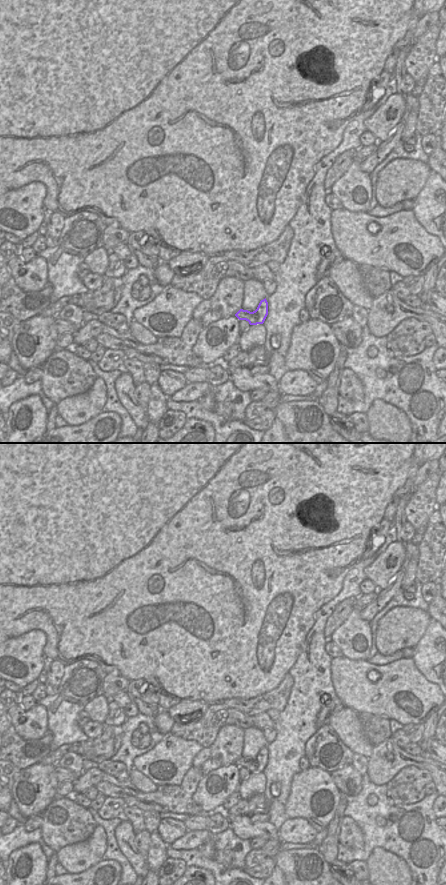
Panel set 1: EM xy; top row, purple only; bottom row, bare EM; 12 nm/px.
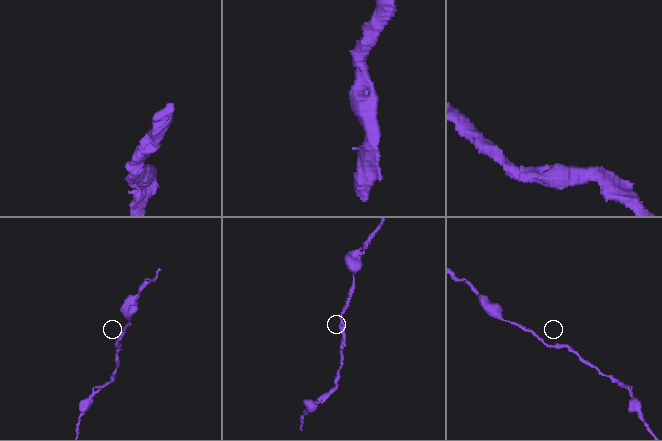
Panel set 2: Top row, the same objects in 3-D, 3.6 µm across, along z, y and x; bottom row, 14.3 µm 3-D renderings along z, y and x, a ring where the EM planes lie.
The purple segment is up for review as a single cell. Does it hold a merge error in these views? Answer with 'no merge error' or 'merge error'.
no merge error

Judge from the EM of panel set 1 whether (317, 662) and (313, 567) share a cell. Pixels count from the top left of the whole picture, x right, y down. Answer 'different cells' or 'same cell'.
different cells

